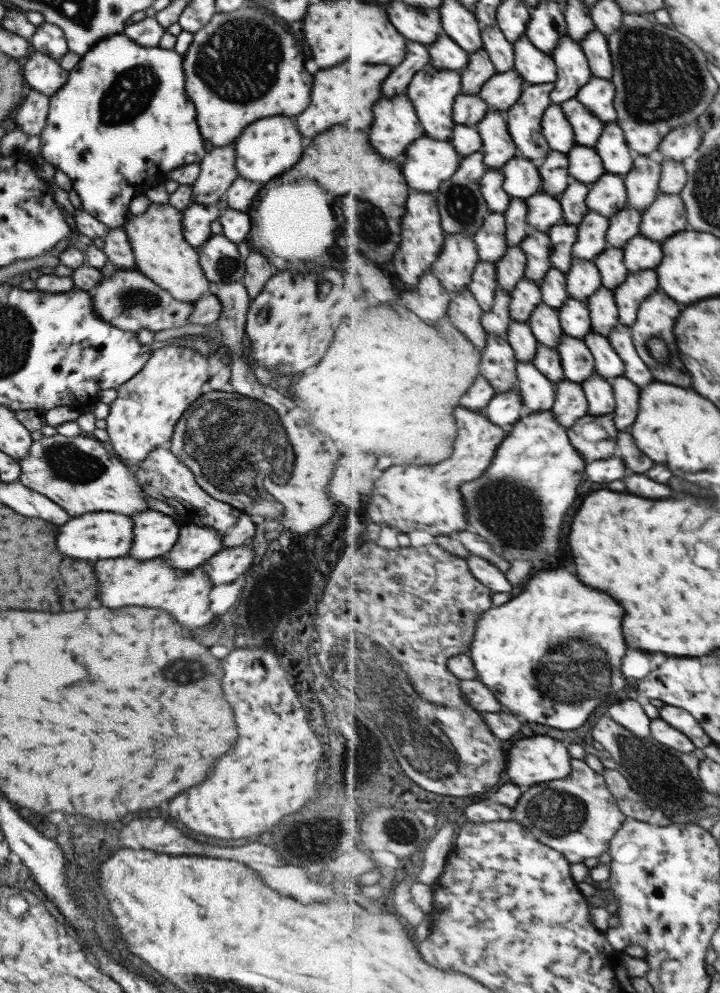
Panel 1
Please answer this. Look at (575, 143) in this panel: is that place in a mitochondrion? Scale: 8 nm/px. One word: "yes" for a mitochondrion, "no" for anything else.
no

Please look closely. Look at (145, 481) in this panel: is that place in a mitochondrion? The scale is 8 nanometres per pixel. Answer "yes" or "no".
no

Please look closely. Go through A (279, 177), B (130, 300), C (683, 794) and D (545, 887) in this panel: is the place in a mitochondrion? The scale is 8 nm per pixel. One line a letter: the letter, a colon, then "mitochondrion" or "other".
A: other
B: mitochondrion
C: mitochondrion
D: other

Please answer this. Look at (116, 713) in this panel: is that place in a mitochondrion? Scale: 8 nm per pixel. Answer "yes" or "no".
no

